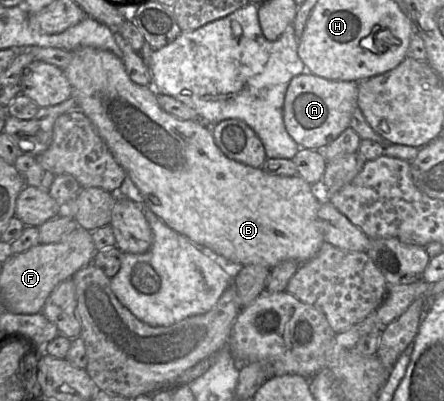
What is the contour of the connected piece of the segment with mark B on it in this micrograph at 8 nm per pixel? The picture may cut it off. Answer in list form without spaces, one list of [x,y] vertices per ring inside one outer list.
[[[83,47],[71,52],[72,59],[64,69],[64,73],[72,86],[72,97],[77,102],[77,108],[90,119],[116,162],[137,186],[143,196],[144,206],[155,213],[168,227],[186,236],[194,244],[207,248],[212,254],[240,266],[260,265],[273,269],[286,260],[294,260],[302,264],[320,251],[325,244],[321,223],[317,216],[321,203],[313,195],[311,185],[304,179],[298,175],[290,177],[270,175],[262,168],[253,168],[228,158],[215,143],[211,127],[201,120],[182,120],[165,112],[158,104],[157,93],[154,88],[134,83],[129,78],[122,59],[112,52],[92,47]]]

